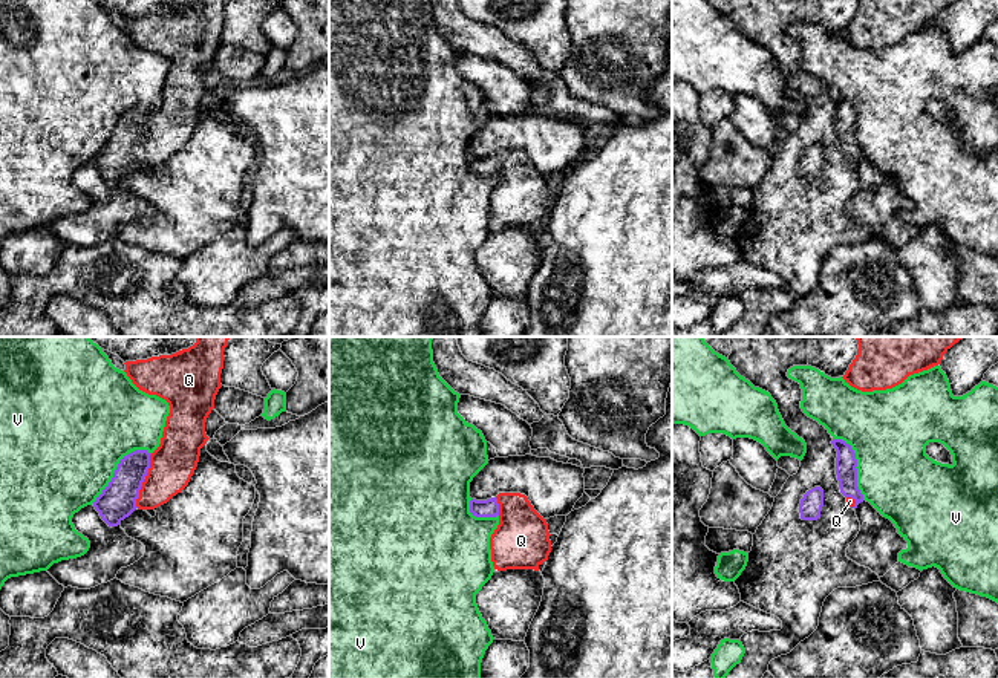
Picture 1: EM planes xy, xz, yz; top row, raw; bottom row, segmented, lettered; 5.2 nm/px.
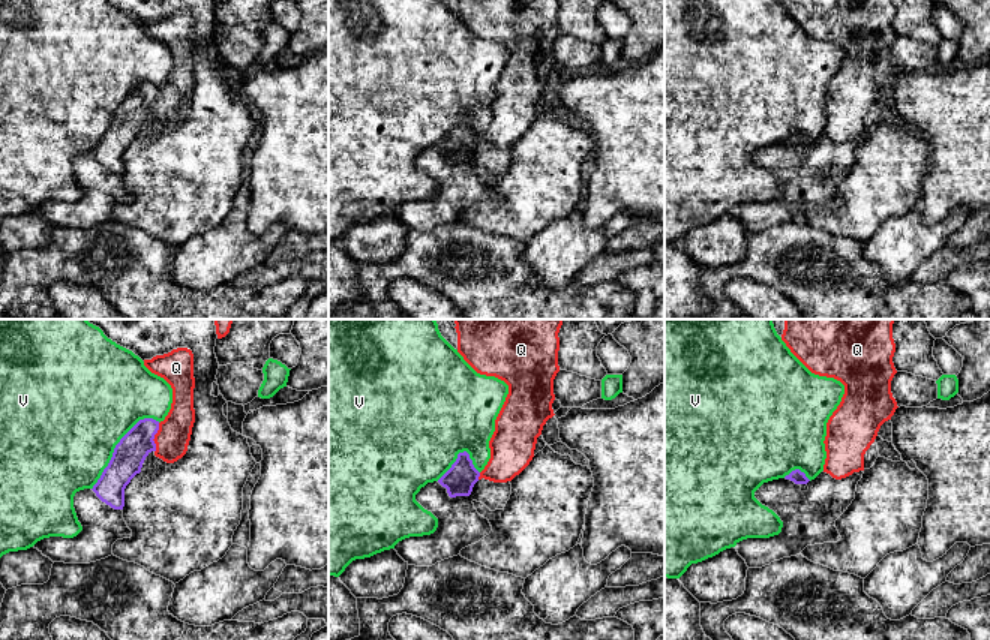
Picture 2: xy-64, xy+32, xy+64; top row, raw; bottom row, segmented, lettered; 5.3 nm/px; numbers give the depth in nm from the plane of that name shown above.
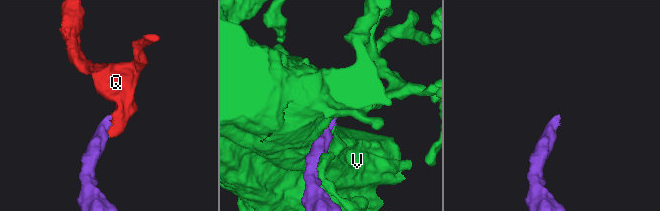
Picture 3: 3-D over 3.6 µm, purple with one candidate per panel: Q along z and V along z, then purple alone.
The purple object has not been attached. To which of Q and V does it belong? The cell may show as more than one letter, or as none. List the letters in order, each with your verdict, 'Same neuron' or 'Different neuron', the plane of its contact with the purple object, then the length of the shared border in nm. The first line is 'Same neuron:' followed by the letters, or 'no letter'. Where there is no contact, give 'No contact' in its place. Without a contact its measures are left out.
Same neuron: Q
Q: Same neuron. Touches purple in xy. Shared border 160 nm
V: Different neuron. Touches purple in xy. Shared border 420 nm

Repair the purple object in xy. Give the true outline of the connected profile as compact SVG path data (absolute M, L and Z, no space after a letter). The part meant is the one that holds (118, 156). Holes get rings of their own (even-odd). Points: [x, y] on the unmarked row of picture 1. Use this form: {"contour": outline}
{"contour": "M194 0L171 12L124 20L132 40L165 57L170 70L159 104L153 110L135 107L124 113L93 159L109 184L118 184L136 165L155 167L167 161L188 142L201 106L210 96L205 78L222 44L227 2Z"}

